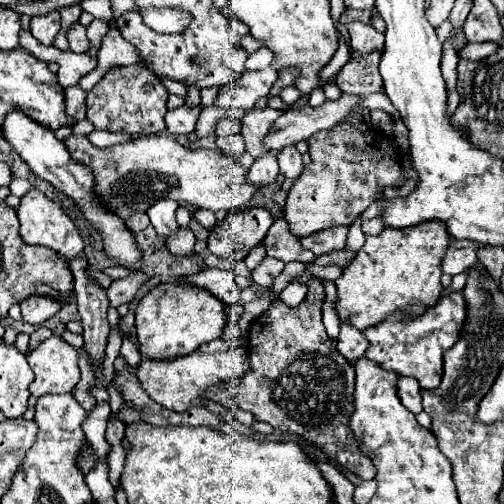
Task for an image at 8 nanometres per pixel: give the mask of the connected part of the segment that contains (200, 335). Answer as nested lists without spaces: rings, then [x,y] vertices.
[[[168,282],[154,286],[136,308],[136,336],[140,352],[146,358],[176,358],[194,352],[200,344],[220,338],[224,330],[224,302],[208,290],[186,284]]]

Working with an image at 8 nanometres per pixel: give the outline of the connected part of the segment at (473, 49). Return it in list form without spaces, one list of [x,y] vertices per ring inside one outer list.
[[[492,42],[466,44],[464,48],[458,50],[458,56],[460,56],[460,60],[480,60],[480,58],[486,58],[486,56],[490,56],[492,52],[496,52],[496,46],[498,46],[498,44],[492,44]]]

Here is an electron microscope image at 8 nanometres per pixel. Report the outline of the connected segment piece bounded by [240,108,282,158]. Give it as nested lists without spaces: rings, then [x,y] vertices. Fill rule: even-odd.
[[[252,108],[240,120],[242,136],[244,136],[244,142],[246,142],[246,152],[250,152],[254,158],[266,152],[262,140],[268,134],[268,128],[272,126],[272,122],[280,114],[282,114],[282,110],[274,110],[274,108],[264,108],[264,110]]]

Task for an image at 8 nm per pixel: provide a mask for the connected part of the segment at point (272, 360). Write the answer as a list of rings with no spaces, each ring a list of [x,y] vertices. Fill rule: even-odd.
[[[308,280],[308,294],[302,304],[290,308],[280,300],[272,302],[268,312],[258,316],[248,332],[246,350],[250,358],[250,368],[242,378],[228,380],[222,386],[206,388],[204,398],[220,402],[224,406],[238,406],[246,412],[252,412],[254,420],[266,422],[272,428],[290,430],[304,436],[310,444],[322,450],[330,460],[340,464],[344,470],[356,474],[362,480],[372,480],[376,476],[372,462],[366,454],[360,452],[352,430],[348,428],[348,416],[352,414],[352,394],[354,394],[354,368],[336,352],[336,342],[328,338],[322,324],[322,304],[324,304],[324,286],[320,280]]]

